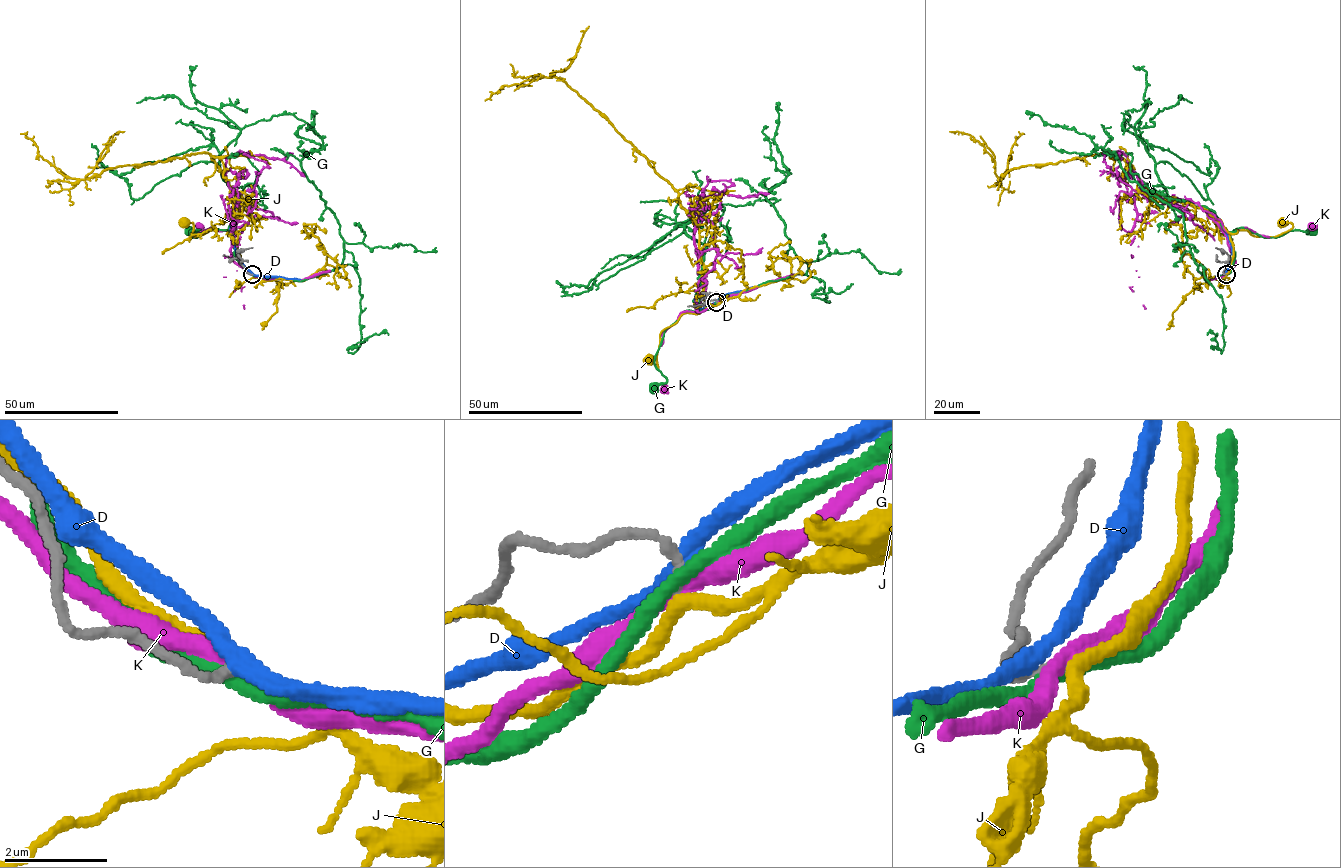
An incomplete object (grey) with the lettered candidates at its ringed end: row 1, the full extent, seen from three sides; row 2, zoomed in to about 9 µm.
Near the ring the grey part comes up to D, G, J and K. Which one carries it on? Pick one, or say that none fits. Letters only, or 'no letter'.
J

